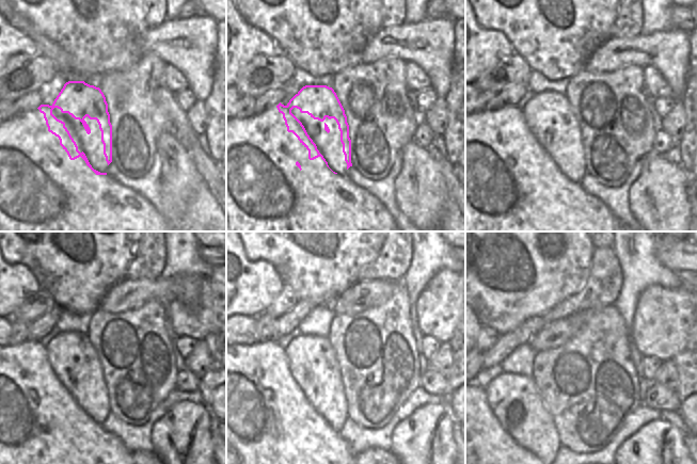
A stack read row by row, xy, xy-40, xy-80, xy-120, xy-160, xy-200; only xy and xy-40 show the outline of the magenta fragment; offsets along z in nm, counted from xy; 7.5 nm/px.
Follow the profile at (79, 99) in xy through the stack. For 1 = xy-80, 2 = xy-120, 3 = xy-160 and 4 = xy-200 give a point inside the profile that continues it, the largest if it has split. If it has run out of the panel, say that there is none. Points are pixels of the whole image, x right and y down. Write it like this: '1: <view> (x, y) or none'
1: xy-80 (554, 104)
2: xy-120 (79, 345)
3: xy-160 (318, 347)
4: xy-200 (552, 349)

